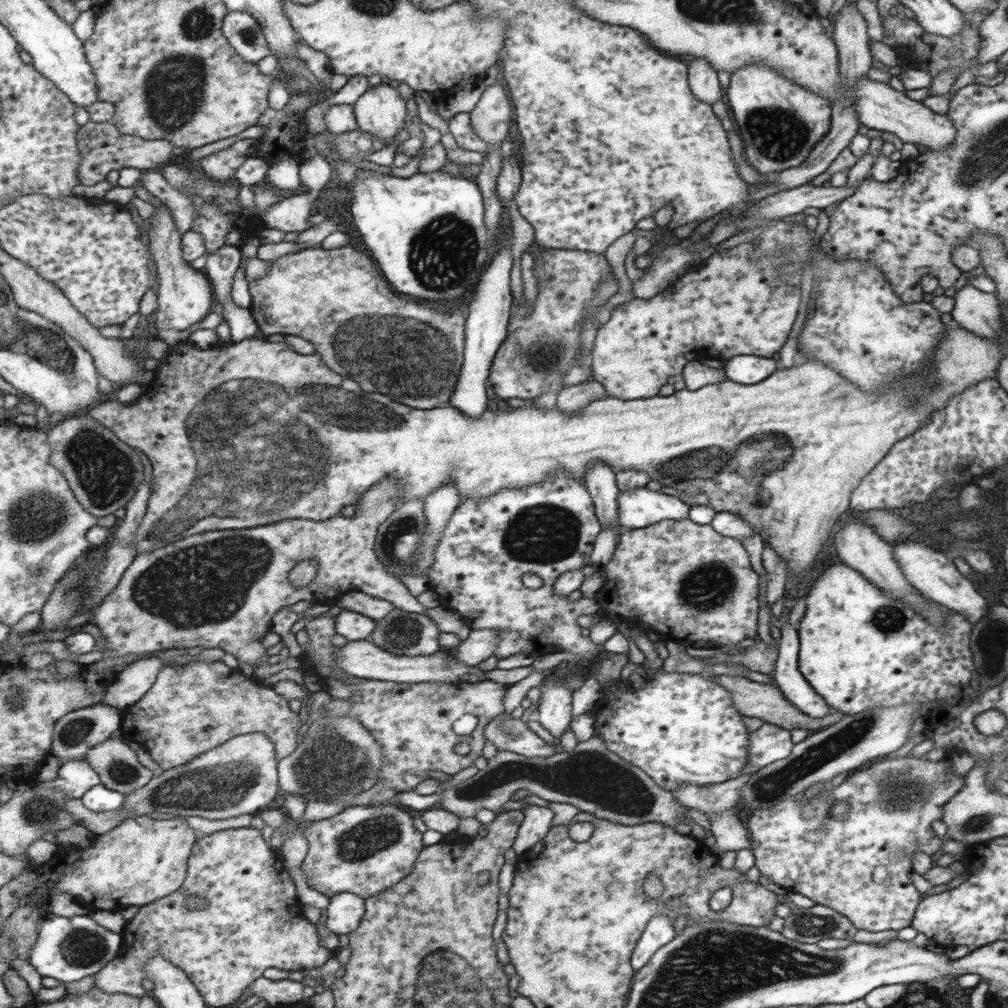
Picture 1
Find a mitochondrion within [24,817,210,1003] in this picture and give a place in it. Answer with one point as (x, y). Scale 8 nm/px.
(79, 948)

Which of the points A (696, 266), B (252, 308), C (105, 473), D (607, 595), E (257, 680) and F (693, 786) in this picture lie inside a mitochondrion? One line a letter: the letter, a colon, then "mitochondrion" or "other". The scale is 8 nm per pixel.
A: other
B: other
C: mitochondrion
D: other
E: other
F: other

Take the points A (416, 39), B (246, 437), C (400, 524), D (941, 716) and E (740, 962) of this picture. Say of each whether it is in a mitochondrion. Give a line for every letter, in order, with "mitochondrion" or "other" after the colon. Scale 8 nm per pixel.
A: other
B: mitochondrion
C: mitochondrion
D: other
E: mitochondrion

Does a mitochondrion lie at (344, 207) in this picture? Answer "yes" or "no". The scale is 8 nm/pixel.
no

